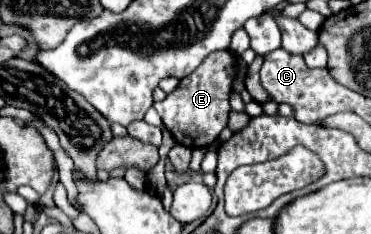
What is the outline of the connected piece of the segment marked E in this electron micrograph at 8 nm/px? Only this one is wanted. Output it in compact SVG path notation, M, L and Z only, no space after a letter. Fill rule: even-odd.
M220 50L210 54L202 64L200 70L194 70L188 78L182 78L178 88L166 96L166 100L156 102L154 108L158 110L164 126L172 132L178 144L188 148L208 148L220 136L220 132L228 124L230 114L230 94L232 82L238 74L238 58L230 50Z

